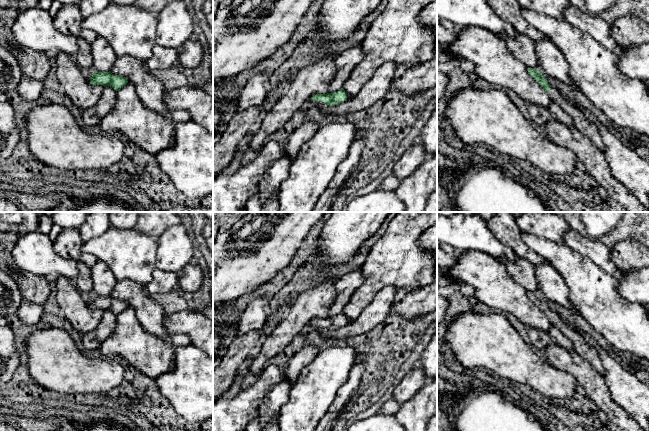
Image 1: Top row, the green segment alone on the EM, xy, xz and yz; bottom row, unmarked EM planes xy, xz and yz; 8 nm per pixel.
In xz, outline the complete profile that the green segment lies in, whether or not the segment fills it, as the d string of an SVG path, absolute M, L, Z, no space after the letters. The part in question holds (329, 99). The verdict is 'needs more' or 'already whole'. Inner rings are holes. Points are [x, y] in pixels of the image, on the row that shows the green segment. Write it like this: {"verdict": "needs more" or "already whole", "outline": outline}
{"verdict": "needs more", "outline": "M342 88L336 93L316 94L310 100L312 101L312 107L324 108L325 106L333 106L346 101L347 94Z"}

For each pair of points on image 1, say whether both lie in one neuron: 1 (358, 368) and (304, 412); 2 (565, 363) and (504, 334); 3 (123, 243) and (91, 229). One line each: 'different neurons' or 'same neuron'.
1: different neurons
2: different neurons
3: different neurons

